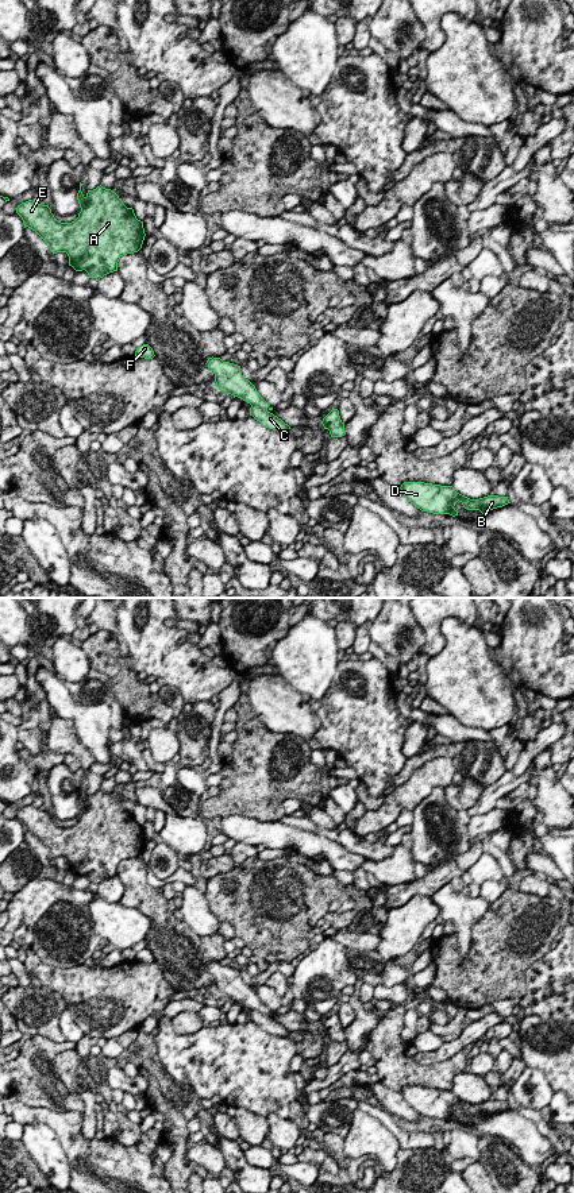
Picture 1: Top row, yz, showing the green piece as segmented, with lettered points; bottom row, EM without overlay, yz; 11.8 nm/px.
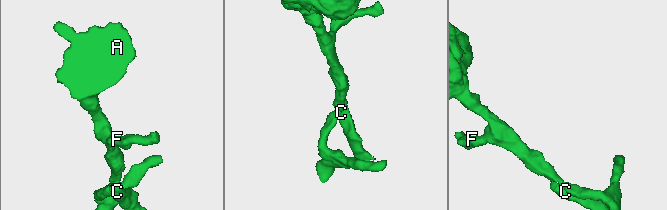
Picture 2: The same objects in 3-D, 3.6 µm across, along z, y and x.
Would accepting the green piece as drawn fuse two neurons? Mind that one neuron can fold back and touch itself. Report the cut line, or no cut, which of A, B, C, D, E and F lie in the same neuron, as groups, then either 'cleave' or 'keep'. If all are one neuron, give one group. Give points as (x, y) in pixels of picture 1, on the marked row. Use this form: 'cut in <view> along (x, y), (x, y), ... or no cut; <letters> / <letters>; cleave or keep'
cut in yz along (251, 404), (266, 410); A B D E F / C; cleave

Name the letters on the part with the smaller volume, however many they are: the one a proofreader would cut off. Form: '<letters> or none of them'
C

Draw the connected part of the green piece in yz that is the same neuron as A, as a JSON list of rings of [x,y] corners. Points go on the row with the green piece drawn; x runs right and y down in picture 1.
[[[80,182],[77,193],[81,212],[72,223],[58,221],[49,205],[36,204],[32,200],[18,205],[16,213],[22,217],[24,228],[28,227],[35,231],[53,254],[66,252],[69,266],[76,271],[85,270],[89,278],[99,281],[104,275],[118,271],[118,262],[123,255],[138,252],[146,233],[143,221],[136,219],[134,209],[127,208],[115,192],[100,185],[93,190],[88,190],[84,196],[81,192],[82,185]]]

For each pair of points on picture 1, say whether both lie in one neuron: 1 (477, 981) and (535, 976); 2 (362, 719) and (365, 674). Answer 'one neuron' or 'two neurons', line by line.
1: two neurons
2: one neuron

